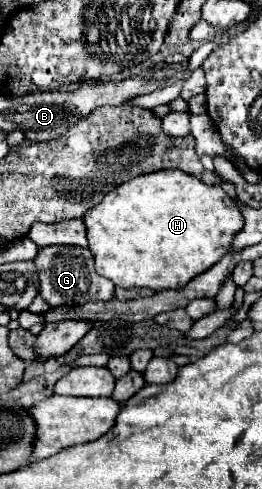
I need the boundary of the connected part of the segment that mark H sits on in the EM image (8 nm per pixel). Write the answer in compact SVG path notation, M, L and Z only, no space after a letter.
M166 169L164 173L150 173L148 177L136 177L136 181L128 181L128 183L116 187L112 193L108 193L104 197L104 201L100 201L100 205L88 209L88 213L84 215L84 225L88 229L88 243L90 243L88 249L92 251L94 261L96 261L96 273L110 279L116 287L124 287L124 289L146 287L146 289L152 289L152 291L164 291L164 289L184 289L188 281L192 281L196 275L210 269L222 255L226 255L232 247L234 235L244 227L244 217L242 217L240 209L236 207L236 203L232 201L232 197L220 185L212 187L212 185L206 185L200 179L192 177L192 175L186 175L184 171Z

